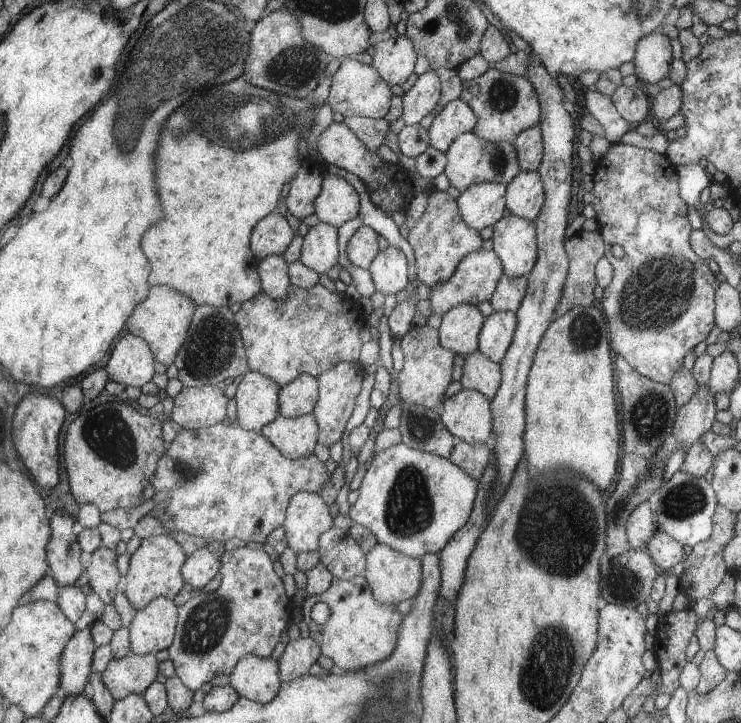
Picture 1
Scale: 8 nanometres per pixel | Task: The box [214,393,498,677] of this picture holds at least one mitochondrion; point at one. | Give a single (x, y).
(409, 511)

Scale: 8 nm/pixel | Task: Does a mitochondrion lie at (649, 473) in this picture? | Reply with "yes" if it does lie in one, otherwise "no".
yes

